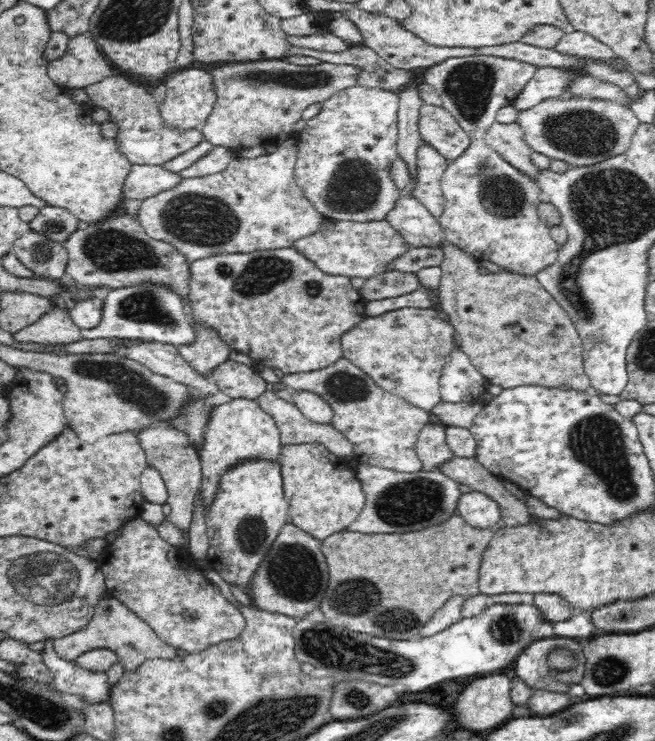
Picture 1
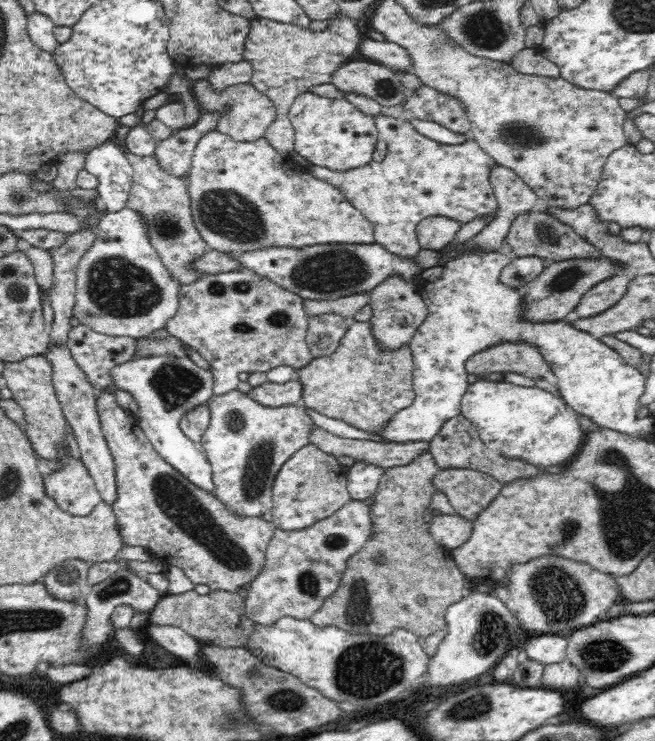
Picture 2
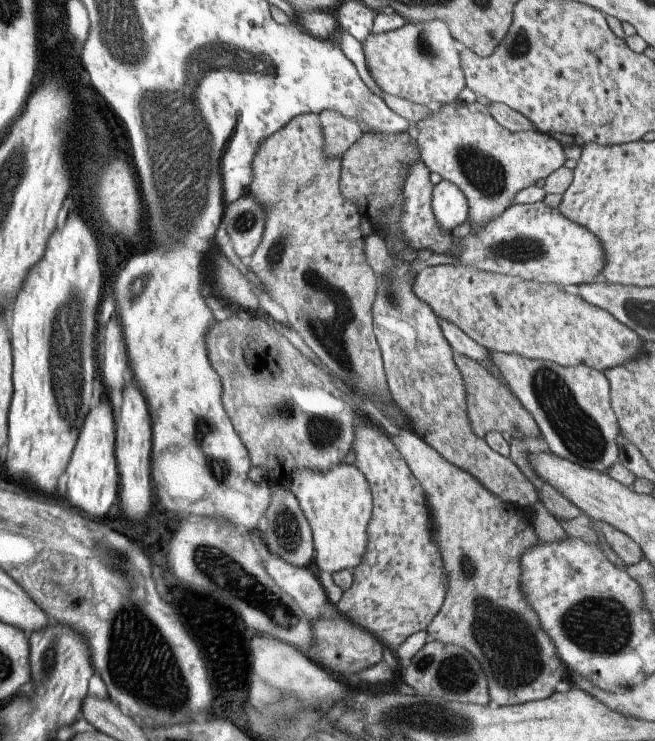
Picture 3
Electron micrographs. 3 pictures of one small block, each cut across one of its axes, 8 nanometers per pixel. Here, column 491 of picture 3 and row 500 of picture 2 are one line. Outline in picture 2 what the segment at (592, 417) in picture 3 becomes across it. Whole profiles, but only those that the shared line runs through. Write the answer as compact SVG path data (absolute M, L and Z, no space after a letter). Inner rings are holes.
M352 499L340 510L332 513L329 518L320 520L316 524L299 531L284 531L277 529L266 548L266 564L264 570L252 580L247 587L248 597L245 600L245 611L255 624L272 626L276 620L284 616L291 616L298 620L311 620L311 616L324 604L341 581L348 559L364 548L372 534L371 505L363 500Z

